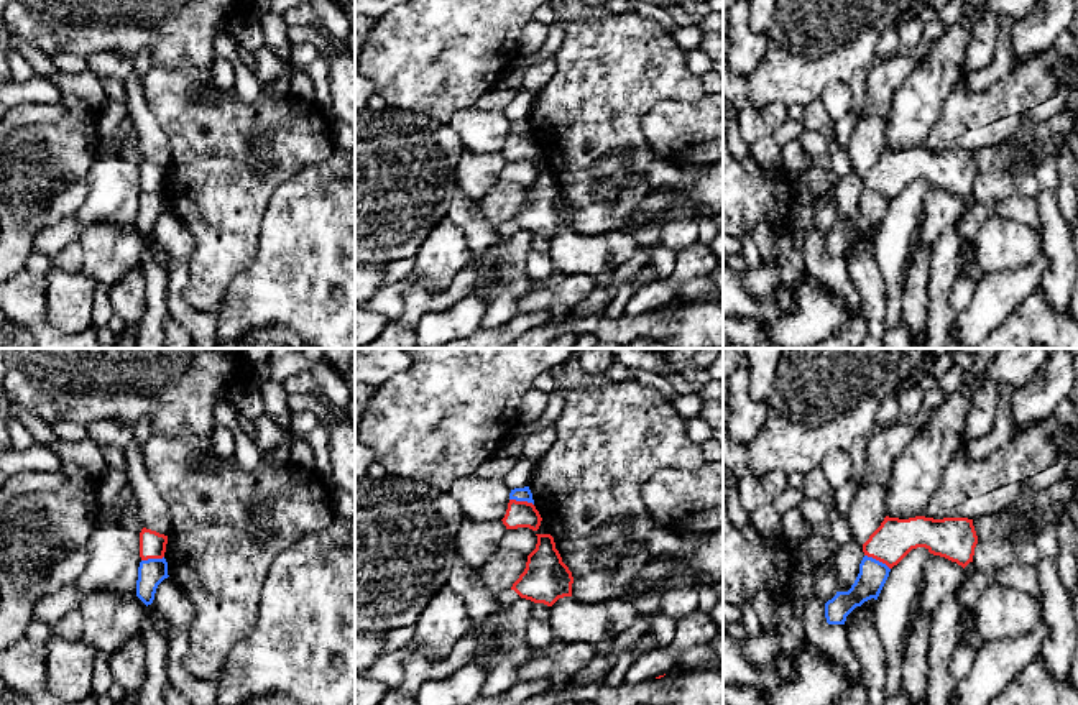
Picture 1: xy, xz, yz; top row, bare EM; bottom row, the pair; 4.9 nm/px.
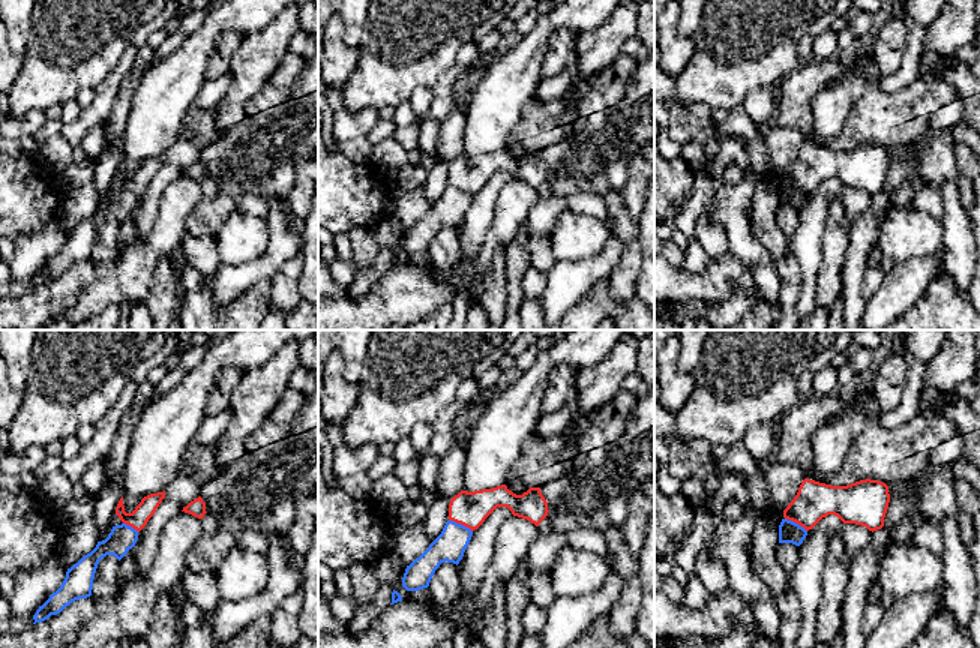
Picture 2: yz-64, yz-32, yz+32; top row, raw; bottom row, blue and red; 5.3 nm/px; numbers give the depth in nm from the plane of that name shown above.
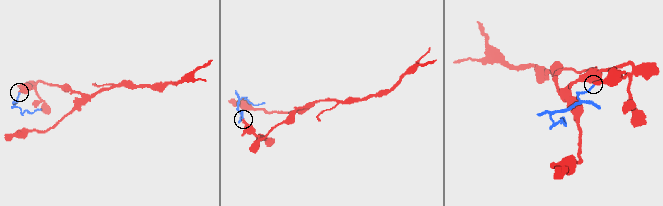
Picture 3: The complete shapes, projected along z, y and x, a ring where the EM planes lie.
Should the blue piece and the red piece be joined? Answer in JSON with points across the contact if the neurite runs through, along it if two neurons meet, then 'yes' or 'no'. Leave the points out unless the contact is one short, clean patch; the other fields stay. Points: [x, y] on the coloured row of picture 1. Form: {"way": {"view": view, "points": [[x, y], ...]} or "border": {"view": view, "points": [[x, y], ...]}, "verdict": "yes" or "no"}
{"border": {"view": "yz", "points": [[865, 554], [881, 561], [889, 569]]}, "verdict": "no"}

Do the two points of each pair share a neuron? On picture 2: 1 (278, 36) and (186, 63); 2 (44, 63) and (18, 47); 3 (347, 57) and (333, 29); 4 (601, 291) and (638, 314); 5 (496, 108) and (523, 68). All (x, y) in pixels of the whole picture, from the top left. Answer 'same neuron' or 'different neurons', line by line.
1: different neurons
2: different neurons
3: same neuron
4: same neuron
5: same neuron

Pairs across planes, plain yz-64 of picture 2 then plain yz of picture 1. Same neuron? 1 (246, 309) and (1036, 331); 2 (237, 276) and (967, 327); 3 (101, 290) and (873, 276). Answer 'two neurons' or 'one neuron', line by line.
1: one neuron
2: one neuron
3: two neurons

